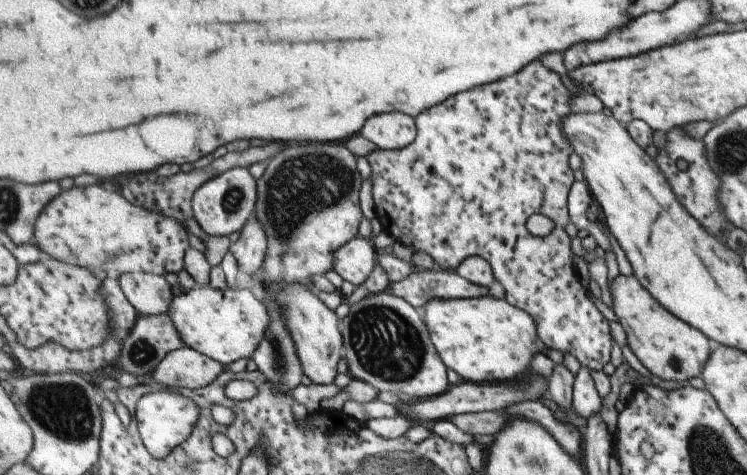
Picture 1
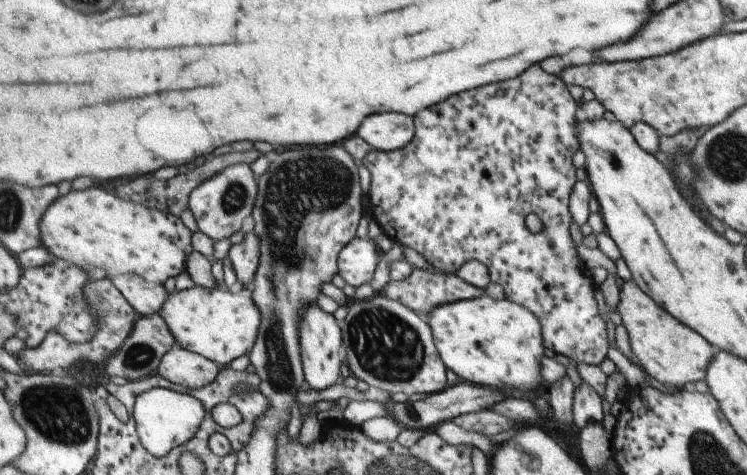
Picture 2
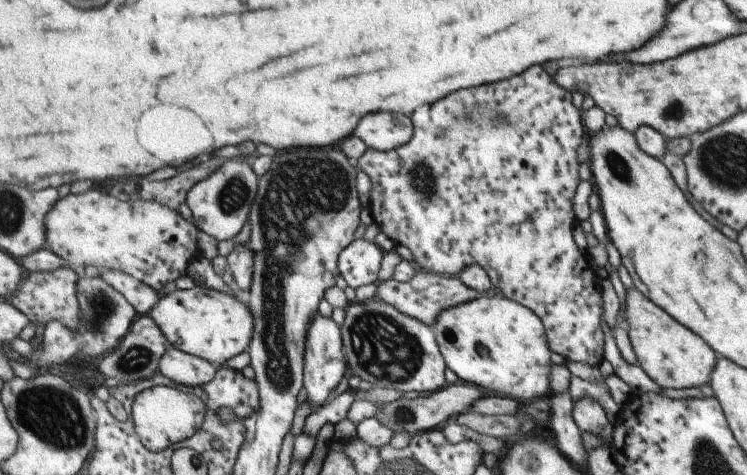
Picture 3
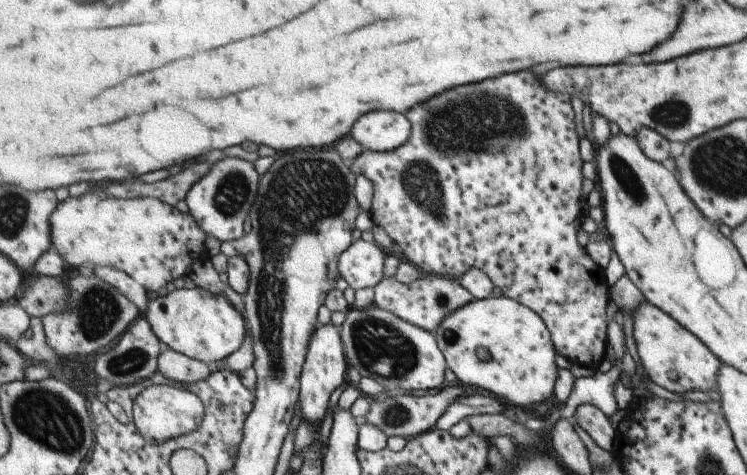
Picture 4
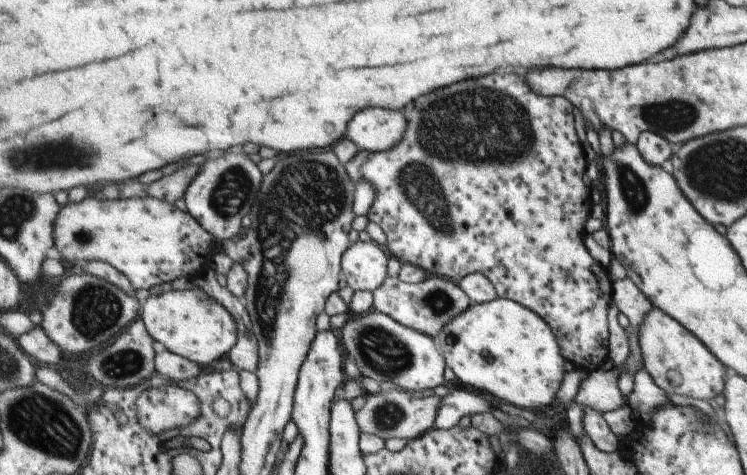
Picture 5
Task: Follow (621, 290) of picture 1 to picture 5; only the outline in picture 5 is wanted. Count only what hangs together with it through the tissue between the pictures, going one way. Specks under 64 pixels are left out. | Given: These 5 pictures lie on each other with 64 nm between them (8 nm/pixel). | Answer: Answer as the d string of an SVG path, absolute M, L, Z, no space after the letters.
M654 307L645 316L639 330L639 346L644 367L665 392L706 401L722 392L727 368L694 333L663 309Z

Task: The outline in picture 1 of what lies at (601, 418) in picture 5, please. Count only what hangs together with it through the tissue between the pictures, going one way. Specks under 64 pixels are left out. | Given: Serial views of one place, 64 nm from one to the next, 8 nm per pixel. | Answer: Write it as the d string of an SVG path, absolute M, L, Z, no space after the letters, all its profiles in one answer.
M583 366L577 372L573 407L580 416L586 419L603 410L603 400L595 388L593 378L591 378L591 369L587 366Z

